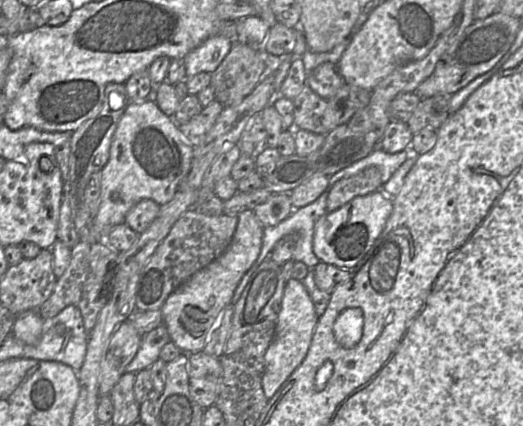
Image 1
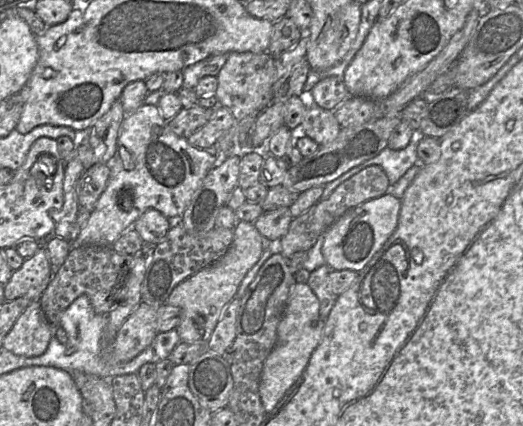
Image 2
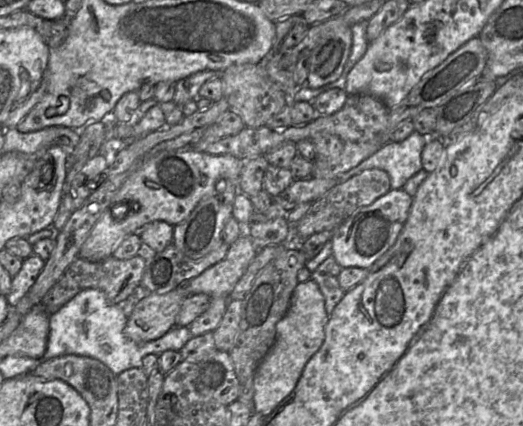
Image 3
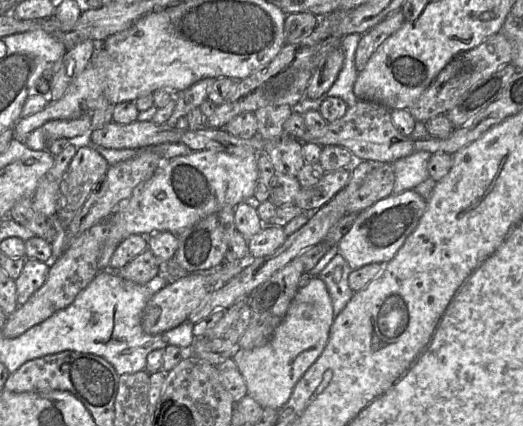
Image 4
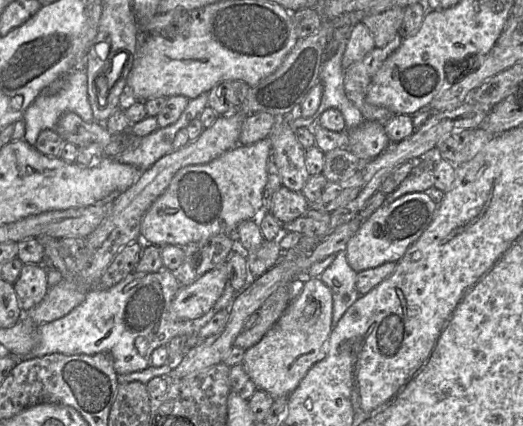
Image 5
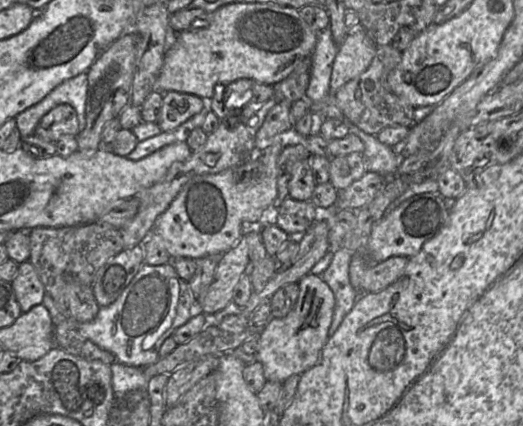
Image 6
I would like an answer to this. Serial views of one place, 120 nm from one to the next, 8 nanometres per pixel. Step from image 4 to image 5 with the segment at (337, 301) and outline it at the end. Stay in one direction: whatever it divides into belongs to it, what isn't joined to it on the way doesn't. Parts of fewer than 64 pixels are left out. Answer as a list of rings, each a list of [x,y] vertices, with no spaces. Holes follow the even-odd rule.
[[[338,252],[334,261],[318,278],[329,287],[332,293],[333,328],[360,296],[356,288],[357,272],[350,267],[345,252]]]

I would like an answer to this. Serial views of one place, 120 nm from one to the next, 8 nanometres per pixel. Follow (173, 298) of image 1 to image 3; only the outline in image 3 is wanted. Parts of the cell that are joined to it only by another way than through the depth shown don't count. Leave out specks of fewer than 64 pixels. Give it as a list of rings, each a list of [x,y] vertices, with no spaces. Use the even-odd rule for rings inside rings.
[[[243,233],[234,243],[229,245],[223,260],[181,285],[183,297],[190,297],[195,294],[206,294],[210,297],[210,304],[207,310],[188,325],[192,337],[206,332],[213,332],[217,328],[226,311],[230,293],[246,272],[257,252],[258,250],[251,238],[247,233]]]

